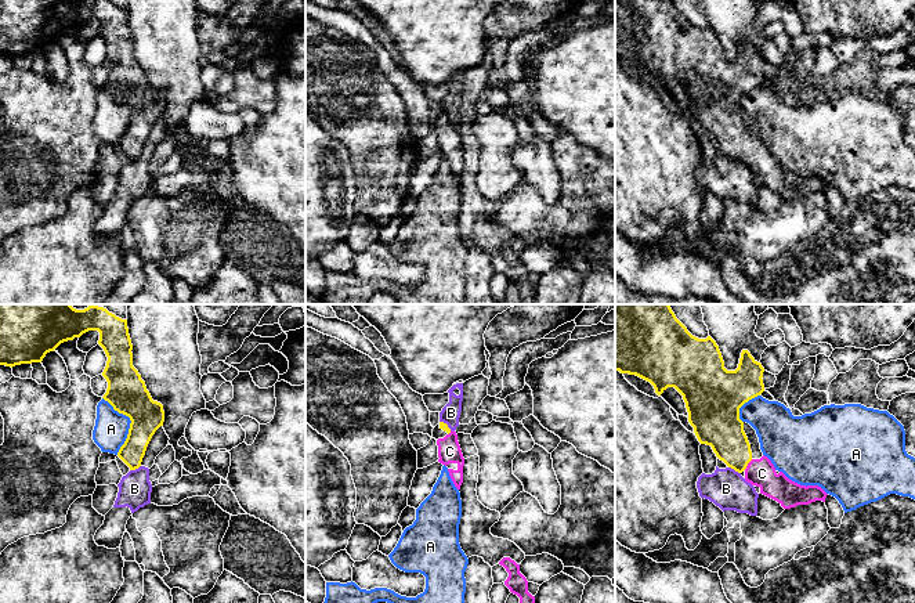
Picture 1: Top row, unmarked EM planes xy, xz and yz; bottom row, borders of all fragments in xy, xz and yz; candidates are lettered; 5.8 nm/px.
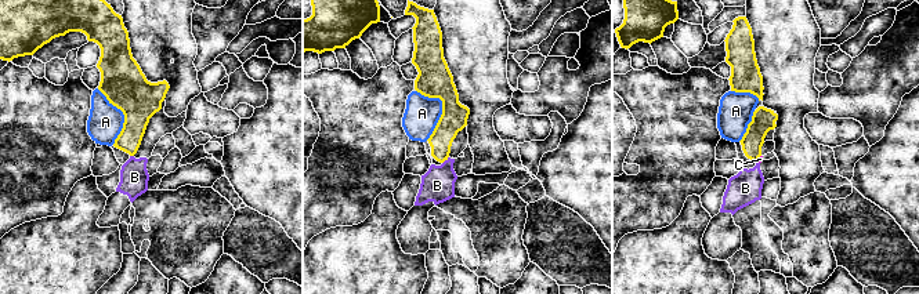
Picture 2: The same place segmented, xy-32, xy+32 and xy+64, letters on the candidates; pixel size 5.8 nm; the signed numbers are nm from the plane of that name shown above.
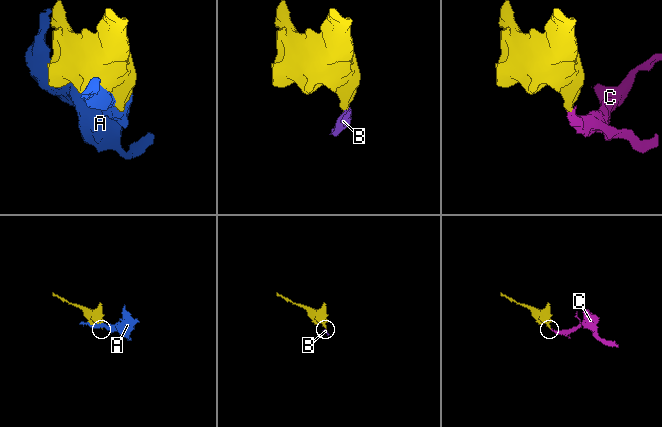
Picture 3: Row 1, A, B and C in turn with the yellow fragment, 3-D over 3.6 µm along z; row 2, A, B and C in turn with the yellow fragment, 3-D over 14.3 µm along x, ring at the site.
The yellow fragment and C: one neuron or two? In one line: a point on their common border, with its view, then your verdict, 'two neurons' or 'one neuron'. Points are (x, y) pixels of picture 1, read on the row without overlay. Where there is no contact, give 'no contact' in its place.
yz (747, 155) | one neuron

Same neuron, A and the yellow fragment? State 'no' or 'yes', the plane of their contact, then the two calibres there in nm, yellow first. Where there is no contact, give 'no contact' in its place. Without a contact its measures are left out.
no | xy | 220/200 nm

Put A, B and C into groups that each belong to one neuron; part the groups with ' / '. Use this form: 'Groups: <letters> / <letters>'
Groups: A / B / C

